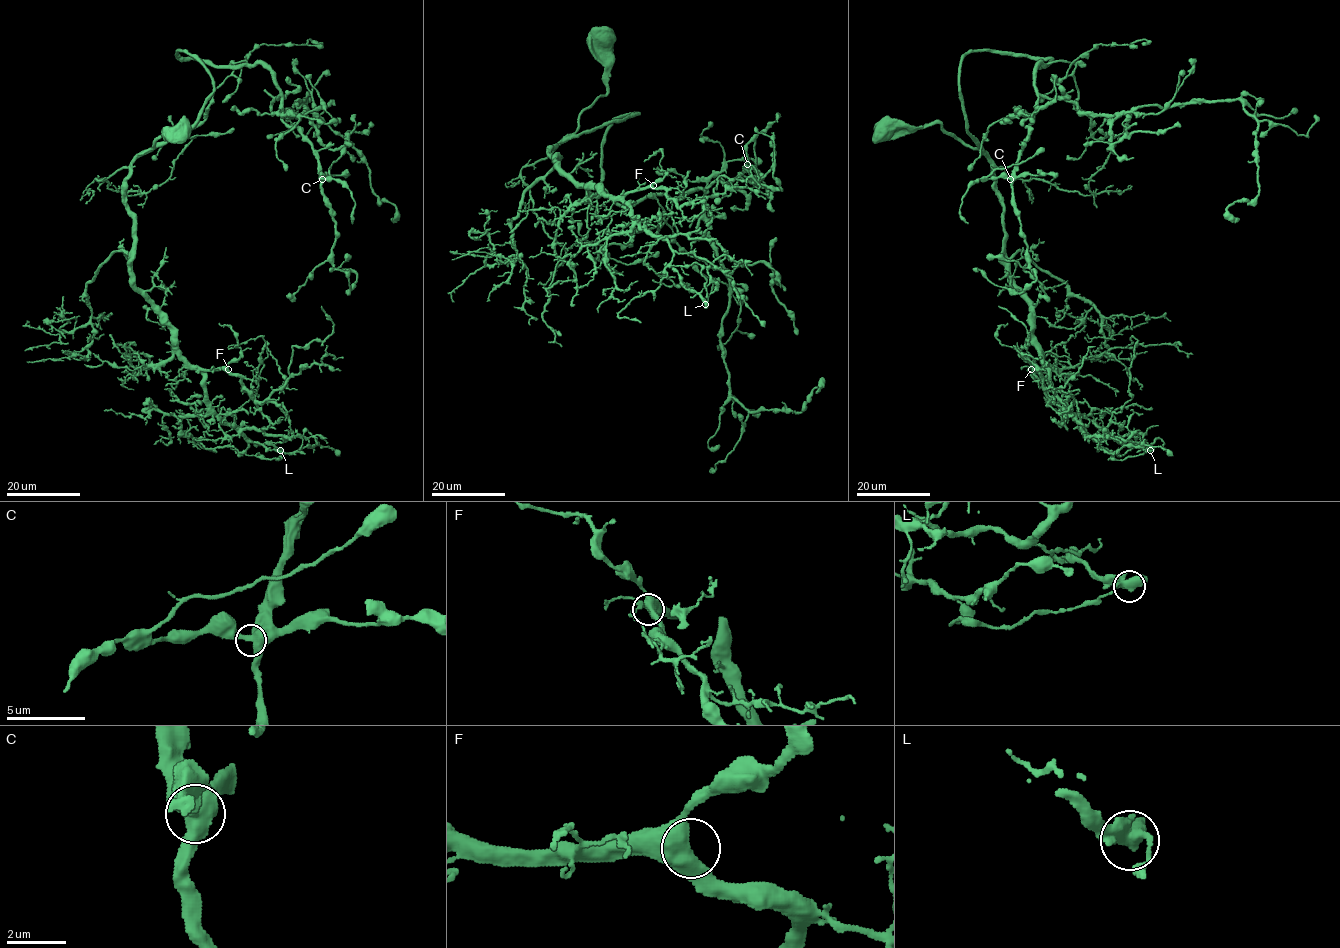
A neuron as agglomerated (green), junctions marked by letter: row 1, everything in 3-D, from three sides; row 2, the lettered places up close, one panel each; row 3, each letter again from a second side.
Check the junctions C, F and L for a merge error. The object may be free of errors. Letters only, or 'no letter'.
L

